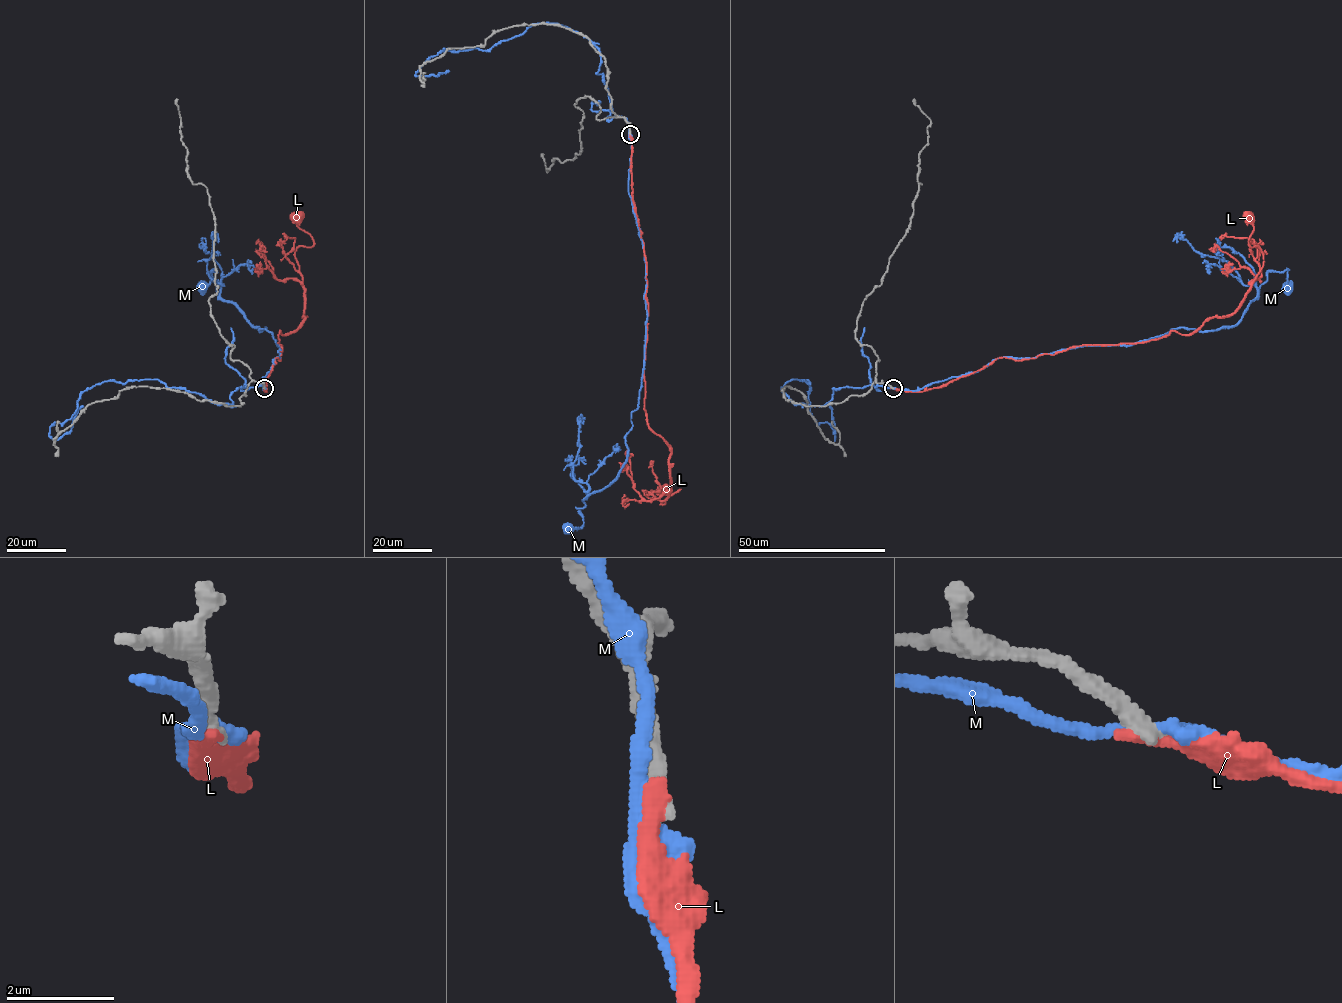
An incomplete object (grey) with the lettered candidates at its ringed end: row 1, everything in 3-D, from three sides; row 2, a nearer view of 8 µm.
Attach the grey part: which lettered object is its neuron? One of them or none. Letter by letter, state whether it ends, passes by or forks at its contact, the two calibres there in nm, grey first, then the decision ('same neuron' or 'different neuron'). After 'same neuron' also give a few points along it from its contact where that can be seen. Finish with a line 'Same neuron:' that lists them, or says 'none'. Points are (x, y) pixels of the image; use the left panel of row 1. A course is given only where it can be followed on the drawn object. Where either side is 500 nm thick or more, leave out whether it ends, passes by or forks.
L: it ends | 400/280 nm | different neuron
M: it passes by | 380/400 nm | different neuron
Same neuron: none

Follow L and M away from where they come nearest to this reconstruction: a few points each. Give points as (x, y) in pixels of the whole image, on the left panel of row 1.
L: (264, 388), (281, 359), (278, 333), (293, 332), (304, 321), (296, 250), (313, 243), (296, 217)
M: (264, 388), (281, 347), (266, 327), (259, 331), (220, 296), (214, 269), (202, 286)

